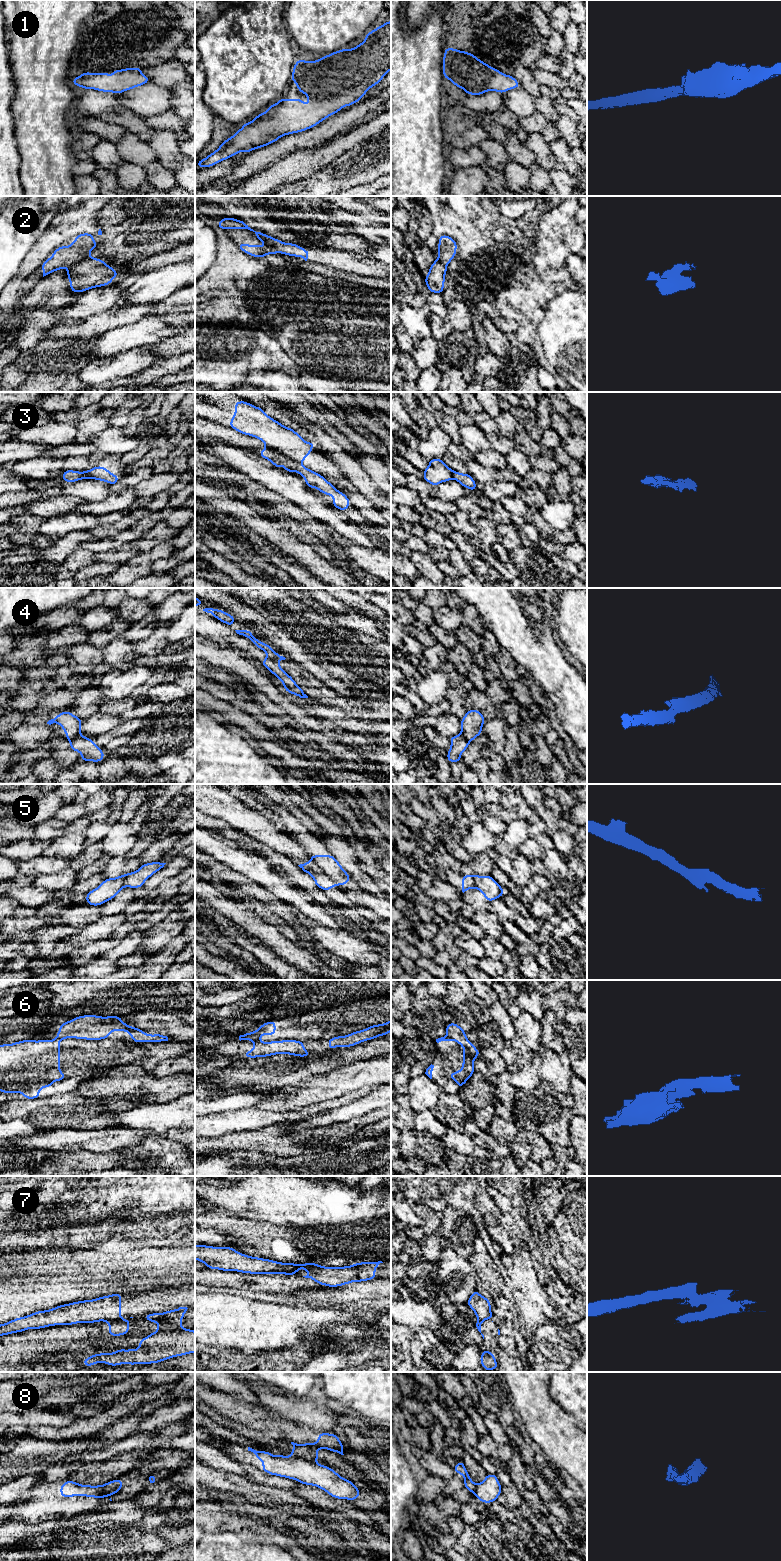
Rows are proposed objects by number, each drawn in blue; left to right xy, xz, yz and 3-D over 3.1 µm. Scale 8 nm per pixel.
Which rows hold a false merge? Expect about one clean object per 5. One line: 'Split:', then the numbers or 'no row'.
Split: 2, 3, 4, 5, 6, 7, 8

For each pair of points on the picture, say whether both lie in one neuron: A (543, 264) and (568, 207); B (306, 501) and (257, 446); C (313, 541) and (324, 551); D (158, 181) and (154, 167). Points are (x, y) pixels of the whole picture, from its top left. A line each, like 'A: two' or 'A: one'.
A: one
B: two
C: one
D: one

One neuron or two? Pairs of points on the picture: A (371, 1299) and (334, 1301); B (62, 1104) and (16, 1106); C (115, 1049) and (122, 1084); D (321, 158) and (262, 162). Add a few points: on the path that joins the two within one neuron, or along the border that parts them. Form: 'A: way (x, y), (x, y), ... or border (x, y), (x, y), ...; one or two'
A: way (362, 1299), (343, 1299); one
B: way (51, 1109), (27, 1109); one
C: border (138, 1062), (114, 1066), (103, 1070), (97, 1075); two
D: border (300, 149), (259, 172); two

